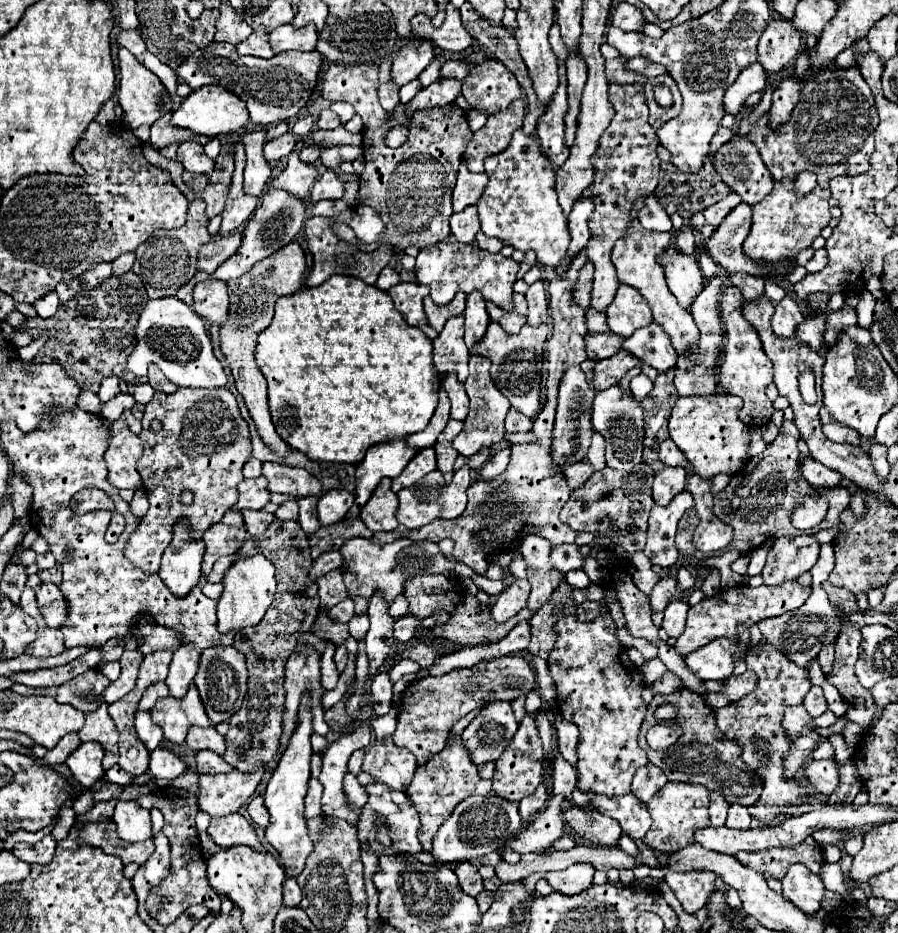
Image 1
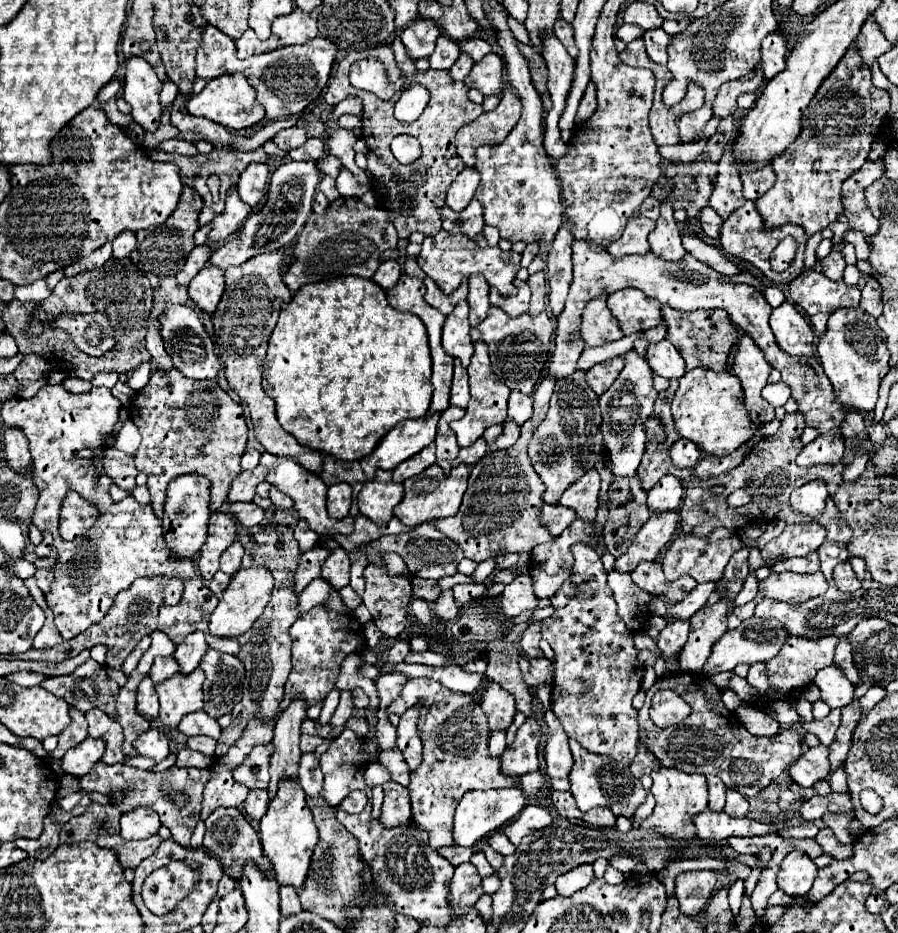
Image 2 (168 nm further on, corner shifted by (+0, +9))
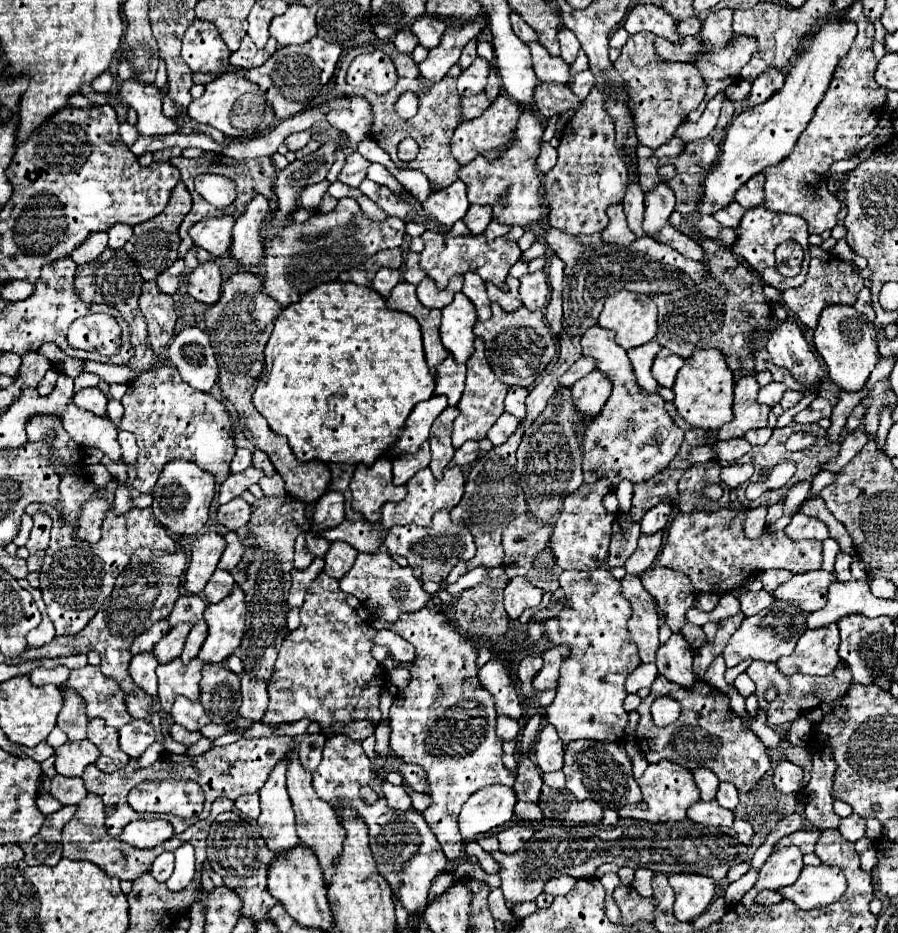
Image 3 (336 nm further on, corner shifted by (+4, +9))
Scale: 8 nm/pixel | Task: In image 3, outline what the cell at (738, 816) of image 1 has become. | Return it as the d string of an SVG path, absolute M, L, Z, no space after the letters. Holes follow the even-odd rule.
M721 783L717 791L717 803L733 811L737 807L737 789L731 783Z

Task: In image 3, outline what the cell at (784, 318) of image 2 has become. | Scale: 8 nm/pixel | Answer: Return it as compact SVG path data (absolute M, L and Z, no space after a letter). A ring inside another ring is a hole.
M785 319L781 325L769 331L767 351L775 365L789 369L793 377L803 381L805 385L821 381L821 363L817 355L809 349L805 335L795 321Z

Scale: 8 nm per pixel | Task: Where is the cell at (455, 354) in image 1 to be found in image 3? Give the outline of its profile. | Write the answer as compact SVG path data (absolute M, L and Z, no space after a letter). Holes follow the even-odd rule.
M457 293L453 303L443 309L441 317L441 341L443 347L455 357L455 361L465 363L473 353L473 325L475 325L475 307L471 301Z

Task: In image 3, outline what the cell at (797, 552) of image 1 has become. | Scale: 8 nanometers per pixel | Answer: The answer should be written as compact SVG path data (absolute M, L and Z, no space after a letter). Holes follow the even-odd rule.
M803 513L793 515L791 523L785 527L785 533L791 541L803 541L803 539L815 539L815 541L825 541L829 537L827 525L821 523L819 519L807 517Z

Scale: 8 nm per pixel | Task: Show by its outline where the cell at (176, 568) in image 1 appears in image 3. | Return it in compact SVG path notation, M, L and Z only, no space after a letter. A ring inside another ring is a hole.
M175 459L163 467L163 473L159 475L159 481L155 485L153 493L153 517L175 537L187 539L197 535L203 525L209 519L209 507L215 497L215 479L199 469L195 463L189 463L185 459Z

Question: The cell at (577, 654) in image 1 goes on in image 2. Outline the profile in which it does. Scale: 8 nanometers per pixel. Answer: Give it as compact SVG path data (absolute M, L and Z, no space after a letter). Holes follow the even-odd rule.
M583 543L573 545L571 551L575 557L571 583L581 587L593 581L593 593L575 593L565 607L555 609L555 613L543 621L541 635L555 651L551 711L561 721L567 737L575 739L581 747L629 765L639 743L637 711L631 699L641 689L645 665L637 657L633 633L617 615L601 557Z

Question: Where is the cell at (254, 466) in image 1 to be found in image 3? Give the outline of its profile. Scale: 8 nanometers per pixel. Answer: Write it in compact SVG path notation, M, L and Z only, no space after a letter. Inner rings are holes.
M237 449L233 461L231 461L231 471L239 473L245 471L247 467L251 467L251 451L249 449Z

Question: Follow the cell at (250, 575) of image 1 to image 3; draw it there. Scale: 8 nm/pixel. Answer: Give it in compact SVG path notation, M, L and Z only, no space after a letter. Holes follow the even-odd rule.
M235 587L223 601L205 609L203 619L209 627L209 635L199 651L201 661L223 663L237 647L245 631L245 593Z

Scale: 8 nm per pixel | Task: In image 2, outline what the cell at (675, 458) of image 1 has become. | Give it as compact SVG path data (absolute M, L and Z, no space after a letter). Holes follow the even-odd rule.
M679 439L671 447L671 459L675 461L677 467L695 467L697 461L701 459L701 451L699 451L699 447L693 441Z

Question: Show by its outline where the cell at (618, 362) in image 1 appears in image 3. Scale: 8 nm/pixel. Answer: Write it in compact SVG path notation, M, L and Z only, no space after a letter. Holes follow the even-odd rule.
M593 369L589 375L579 379L571 389L577 409L583 413L591 413L591 417L595 417L611 395L611 381L605 373Z

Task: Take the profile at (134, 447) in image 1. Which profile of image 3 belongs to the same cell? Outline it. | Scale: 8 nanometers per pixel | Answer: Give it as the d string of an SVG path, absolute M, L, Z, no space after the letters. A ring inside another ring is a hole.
M117 479L117 489L115 489L115 501L113 501L113 507L115 507L115 513L125 513L127 509L131 509L131 493L129 493L129 483L121 483Z

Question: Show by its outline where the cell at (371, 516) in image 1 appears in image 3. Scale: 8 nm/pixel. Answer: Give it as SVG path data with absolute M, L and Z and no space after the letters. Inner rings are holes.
M387 457L377 459L373 465L357 465L349 487L353 491L353 509L369 523L379 521L381 507L385 503L399 503L407 493L405 485L393 485L391 461Z

